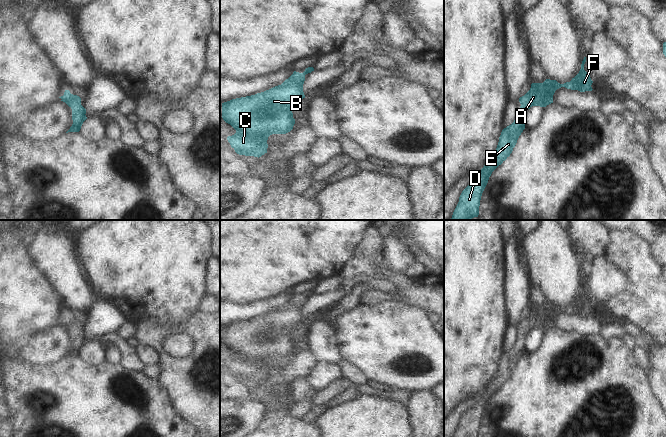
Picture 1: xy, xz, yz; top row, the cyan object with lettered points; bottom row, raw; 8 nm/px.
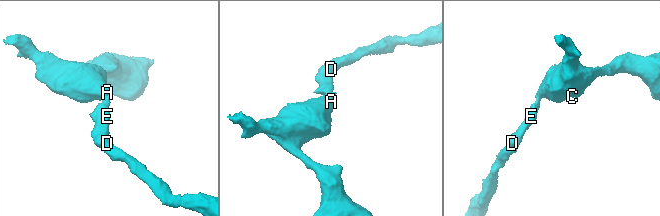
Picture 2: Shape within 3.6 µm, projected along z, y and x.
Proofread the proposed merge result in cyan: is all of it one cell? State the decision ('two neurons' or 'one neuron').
one neuron

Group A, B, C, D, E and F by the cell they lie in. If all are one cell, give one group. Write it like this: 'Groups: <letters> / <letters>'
Groups: A B C D E F

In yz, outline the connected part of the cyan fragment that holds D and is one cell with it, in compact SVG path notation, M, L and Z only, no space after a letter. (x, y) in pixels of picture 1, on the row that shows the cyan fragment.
M586 57L582 61L579 73L570 82L560 84L556 80L546 79L543 83L532 83L530 90L519 98L521 106L514 122L502 130L495 153L480 170L478 177L462 191L452 220L471 220L478 217L481 196L489 177L512 153L519 136L525 129L525 115L528 109L532 106L546 107L553 103L553 95L561 87L580 92L593 90L590 74L584 70L585 62Z

